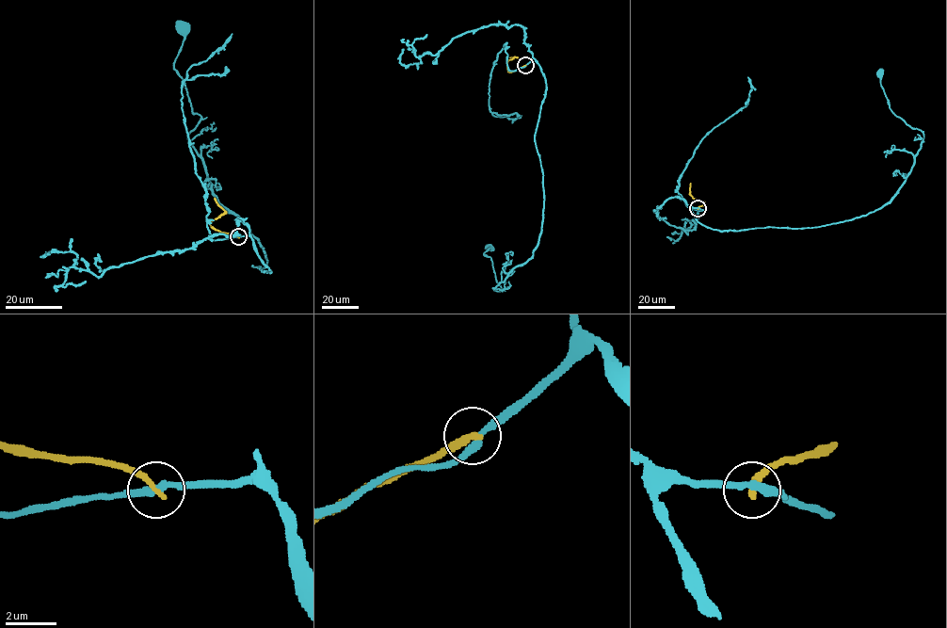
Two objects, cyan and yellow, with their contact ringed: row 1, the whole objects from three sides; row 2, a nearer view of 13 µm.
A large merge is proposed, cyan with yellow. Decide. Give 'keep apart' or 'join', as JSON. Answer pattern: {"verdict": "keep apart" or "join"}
{"verdict": "keep apart"}

